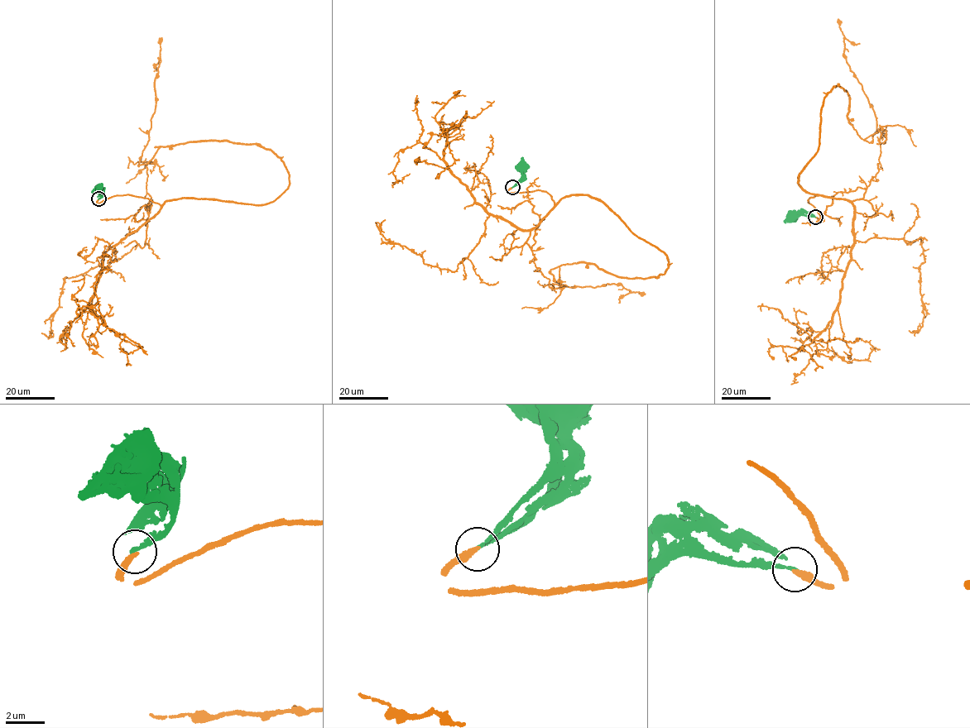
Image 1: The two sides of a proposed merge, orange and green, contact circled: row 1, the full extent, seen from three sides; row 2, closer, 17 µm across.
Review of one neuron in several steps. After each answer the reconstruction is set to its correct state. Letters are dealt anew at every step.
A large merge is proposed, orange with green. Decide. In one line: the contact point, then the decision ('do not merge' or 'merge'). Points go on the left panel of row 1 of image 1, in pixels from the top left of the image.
place (98, 198); do not merge

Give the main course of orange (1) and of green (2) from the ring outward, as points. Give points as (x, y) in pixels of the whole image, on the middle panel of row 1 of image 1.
1: (512, 187), (554, 203), (527, 243), (549, 287), (559, 266), (561, 285), (645, 294)
2: (512, 187), (521, 178), (522, 167)

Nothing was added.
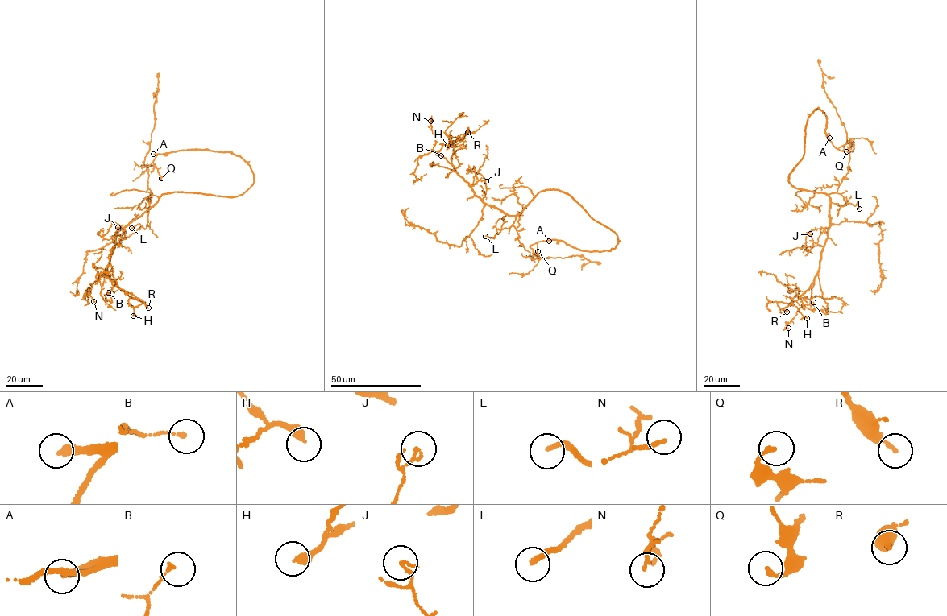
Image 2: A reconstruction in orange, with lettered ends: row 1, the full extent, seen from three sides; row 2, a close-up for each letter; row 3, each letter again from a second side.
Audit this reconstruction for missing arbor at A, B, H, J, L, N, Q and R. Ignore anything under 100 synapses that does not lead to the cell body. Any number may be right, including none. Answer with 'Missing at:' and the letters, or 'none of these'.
Missing at: A, L

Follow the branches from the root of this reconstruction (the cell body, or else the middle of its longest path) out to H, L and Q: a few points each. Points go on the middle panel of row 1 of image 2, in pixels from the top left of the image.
H: (514, 221), (514, 216), (508, 216), (488, 205), (475, 195), (450, 163), (454, 143), (462, 138), (447, 145)
L: (514, 221), (511, 226), (496, 234), (494, 238), (485, 236)
Q: (514, 221), (518, 240), (529, 252), (529, 258), (538, 258), (537, 251)

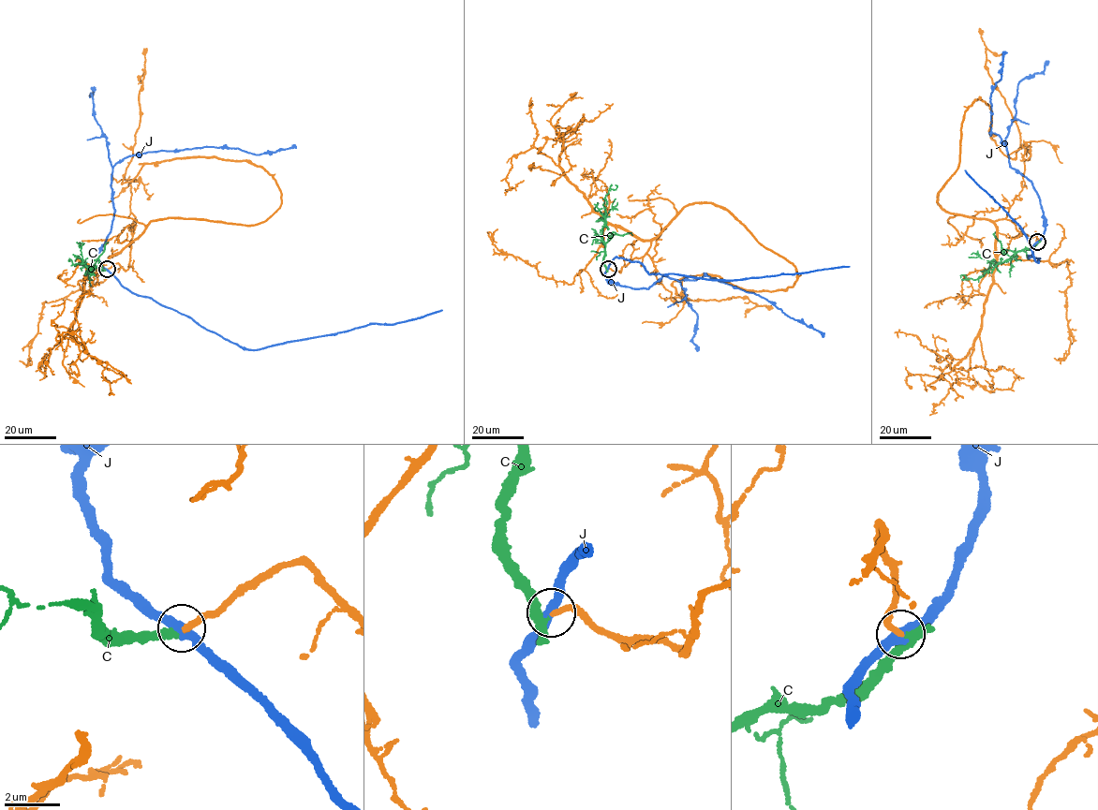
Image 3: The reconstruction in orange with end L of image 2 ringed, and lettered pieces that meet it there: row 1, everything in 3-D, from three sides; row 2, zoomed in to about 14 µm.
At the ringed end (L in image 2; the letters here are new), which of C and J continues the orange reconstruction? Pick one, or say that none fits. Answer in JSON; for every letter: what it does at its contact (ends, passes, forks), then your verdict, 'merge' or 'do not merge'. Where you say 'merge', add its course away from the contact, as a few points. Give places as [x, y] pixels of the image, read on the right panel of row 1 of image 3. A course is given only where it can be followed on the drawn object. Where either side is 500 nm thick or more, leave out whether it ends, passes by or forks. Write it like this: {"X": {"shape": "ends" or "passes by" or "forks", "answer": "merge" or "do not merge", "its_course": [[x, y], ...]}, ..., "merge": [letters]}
{"C": {"shape": "ends", "answer": "do not merge"}, "J": {"shape": "passes by", "answer": "do not merge"}, "merge": []}

